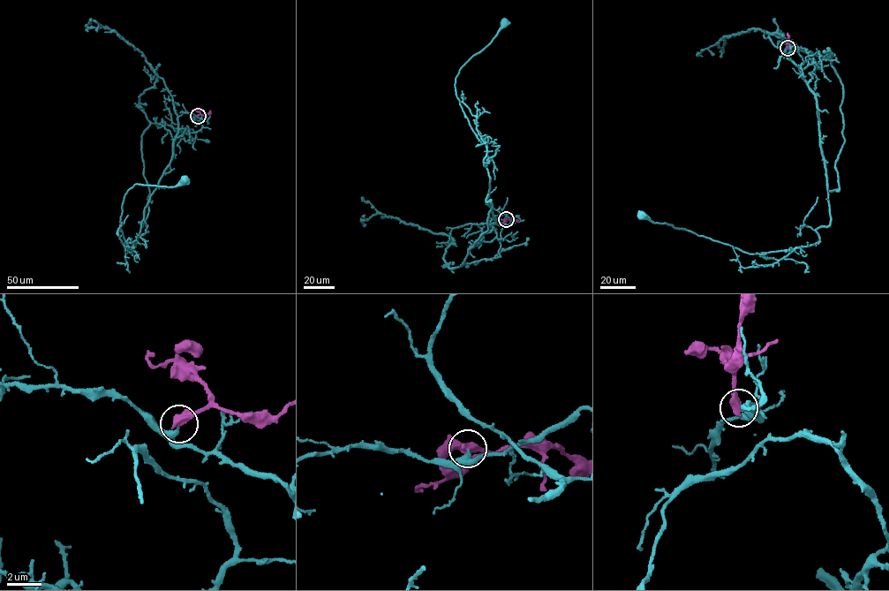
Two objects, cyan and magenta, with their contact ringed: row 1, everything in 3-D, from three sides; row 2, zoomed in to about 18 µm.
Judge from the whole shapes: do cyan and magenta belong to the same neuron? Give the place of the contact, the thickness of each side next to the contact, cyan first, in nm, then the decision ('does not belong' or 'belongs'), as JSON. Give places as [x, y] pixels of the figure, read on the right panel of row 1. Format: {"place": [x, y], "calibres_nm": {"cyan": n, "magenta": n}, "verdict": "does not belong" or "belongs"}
{"place": [787, 48], "calibres_nm": {"cyan": 300, "magenta": 480}, "verdict": "does not belong"}

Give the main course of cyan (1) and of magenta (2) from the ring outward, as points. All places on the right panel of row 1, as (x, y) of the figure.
1: (788, 48), (785, 54), (816, 102), (831, 217), (816, 230), (819, 241), (750, 253), (641, 215)
2: (787, 48), (787, 33)

